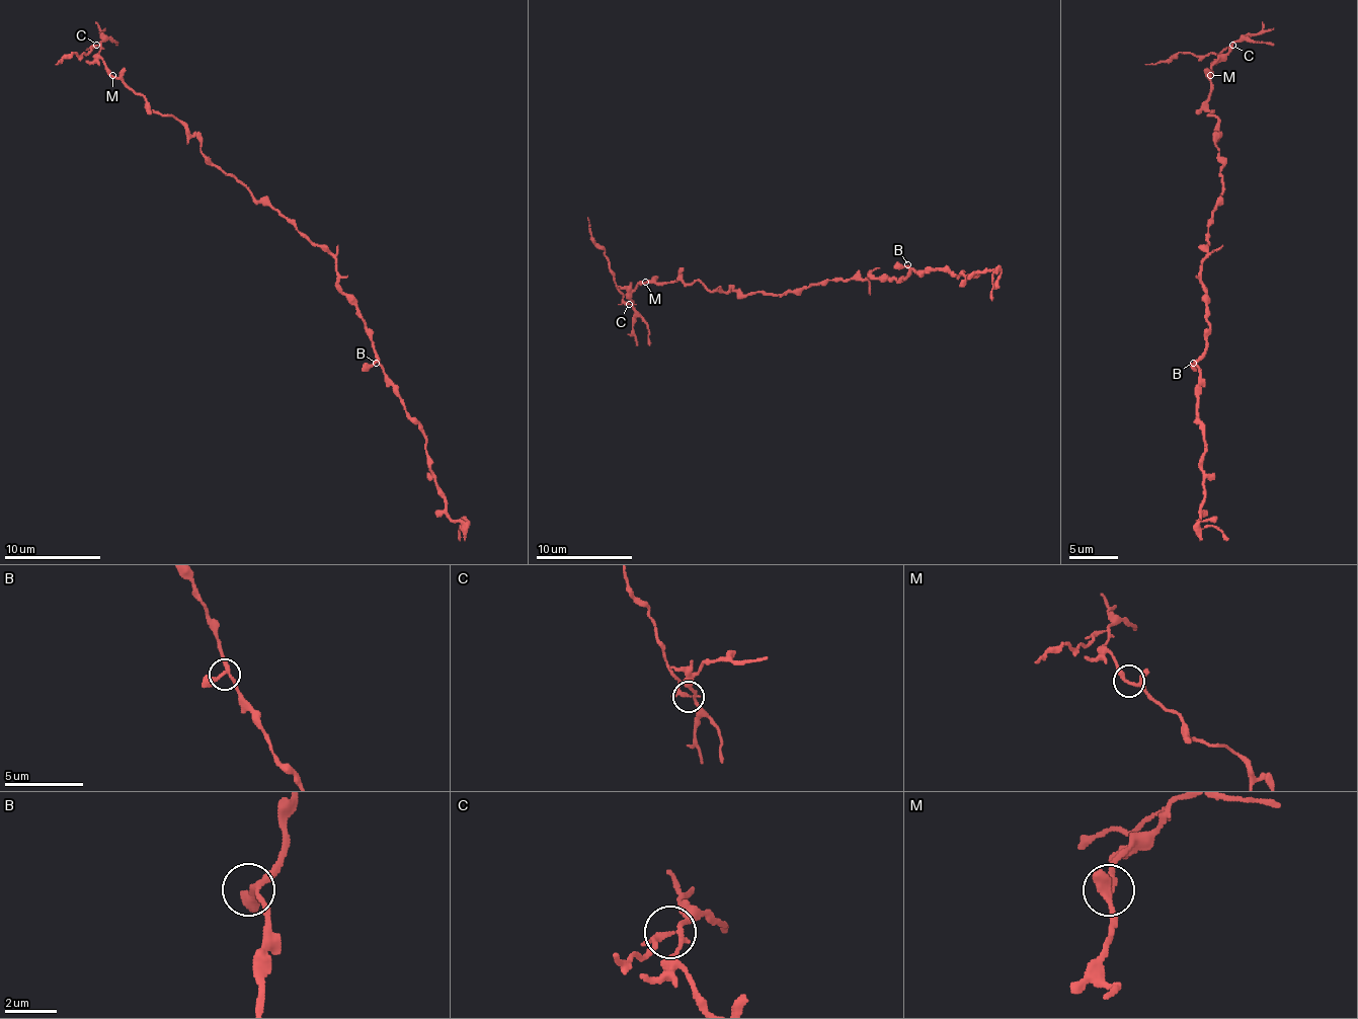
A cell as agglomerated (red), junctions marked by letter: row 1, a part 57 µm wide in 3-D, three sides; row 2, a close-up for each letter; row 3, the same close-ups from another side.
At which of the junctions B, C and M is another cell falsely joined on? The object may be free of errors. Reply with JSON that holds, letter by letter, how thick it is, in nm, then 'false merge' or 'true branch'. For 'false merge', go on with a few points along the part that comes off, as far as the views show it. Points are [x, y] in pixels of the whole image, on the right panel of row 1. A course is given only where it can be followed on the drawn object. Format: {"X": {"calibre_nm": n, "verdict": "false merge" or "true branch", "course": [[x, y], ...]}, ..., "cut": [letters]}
{"B": {"calibre_nm": 200, "verdict": "true branch"}, "C": {"calibre_nm": 180, "verdict": "false merge", "course": [[1231, 45], [1207, 56], [1174, 54], [1164, 61], [1144, 64]]}, "M": {"calibre_nm": 190, "verdict": "true branch"}, "cut": ["C"]}

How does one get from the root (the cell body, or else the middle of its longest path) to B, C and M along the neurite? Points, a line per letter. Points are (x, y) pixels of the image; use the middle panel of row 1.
B: (833, 280), (862, 280), (869, 272), (874, 277), (891, 277), (898, 282), (907, 275), (907, 264)
C: (833, 280), (783, 294), (739, 294), (732, 287), (710, 292), (701, 282), (678, 280), (640, 282), (628, 304)
M: (833, 280), (783, 294), (739, 294), (732, 287), (710, 292), (701, 282), (678, 280), (645, 282)

